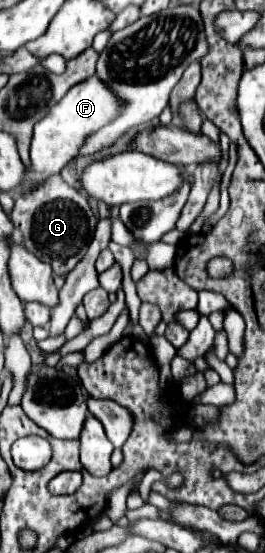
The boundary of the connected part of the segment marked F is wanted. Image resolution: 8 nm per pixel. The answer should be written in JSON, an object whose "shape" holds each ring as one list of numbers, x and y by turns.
{"shape":[[97,76,87,78,85,82,79,82,65,94,65,98,55,104,47,116,35,124,33,140,31,140,31,166,25,170,25,180,19,184,17,192,27,194,35,188,43,186,45,180,53,174,59,174,77,154,77,146,81,146,85,134,91,134,93,130,99,130,105,126,105,122,111,122,117,116,119,102,101,86,101,80]]}

